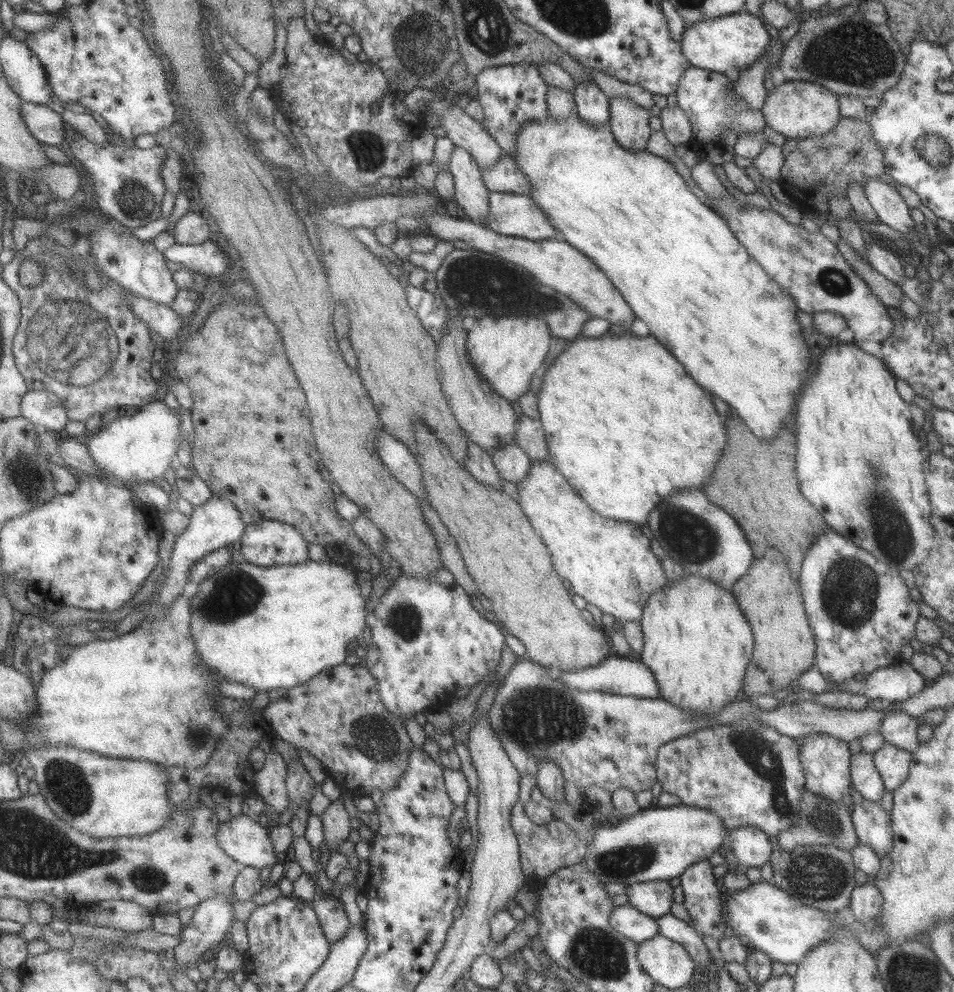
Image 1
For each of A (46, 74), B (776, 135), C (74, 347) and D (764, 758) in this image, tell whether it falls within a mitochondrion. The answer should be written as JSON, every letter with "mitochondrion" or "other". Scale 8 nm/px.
{"A":"other","B":"other","C":"mitochondrion","D":"mitochondrion"}

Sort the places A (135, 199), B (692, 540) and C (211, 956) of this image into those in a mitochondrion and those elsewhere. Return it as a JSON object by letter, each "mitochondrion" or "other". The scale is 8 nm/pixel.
{"A":"mitochondrion","B":"mitochondrion","C":"other"}

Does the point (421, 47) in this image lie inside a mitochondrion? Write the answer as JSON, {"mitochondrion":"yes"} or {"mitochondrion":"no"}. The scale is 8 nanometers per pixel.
{"mitochondrion":"yes"}

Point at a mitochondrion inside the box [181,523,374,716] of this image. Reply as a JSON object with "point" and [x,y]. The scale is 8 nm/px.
{"point":[237,594]}

